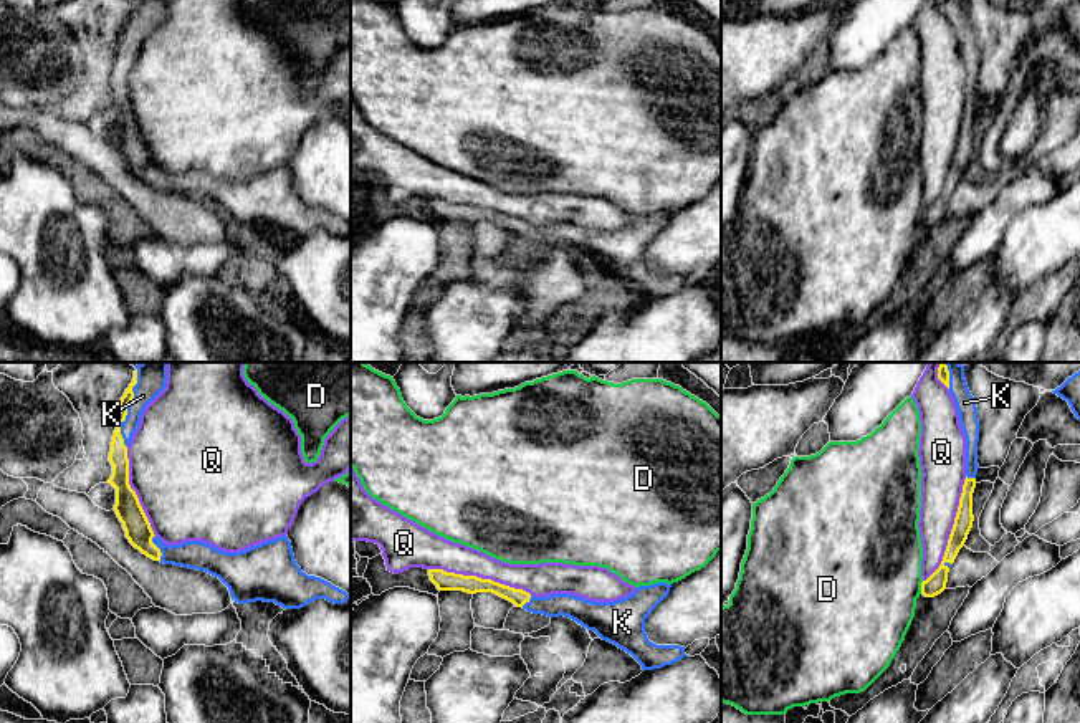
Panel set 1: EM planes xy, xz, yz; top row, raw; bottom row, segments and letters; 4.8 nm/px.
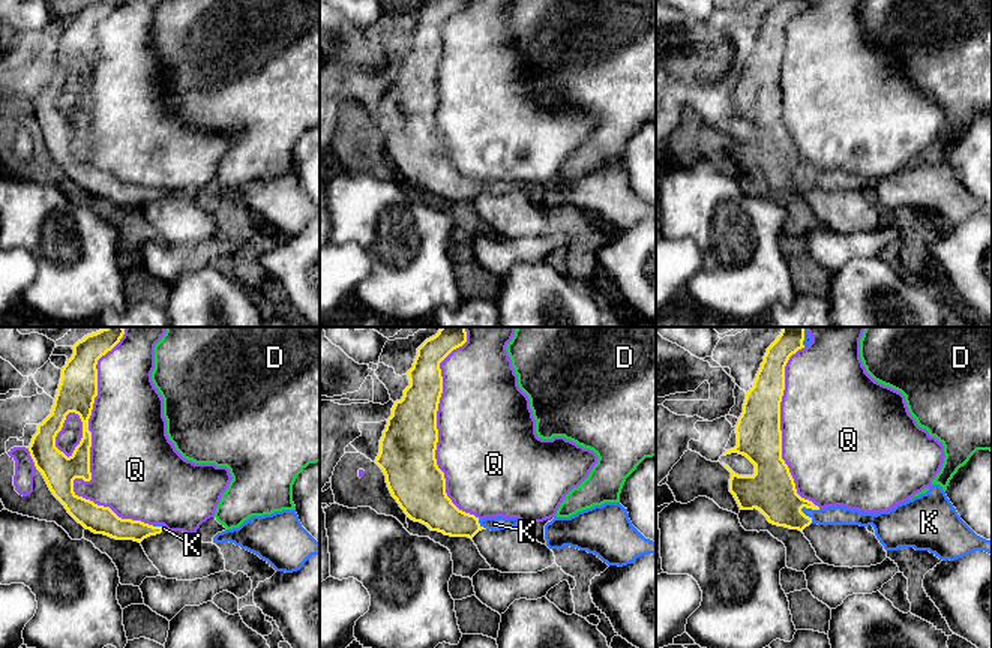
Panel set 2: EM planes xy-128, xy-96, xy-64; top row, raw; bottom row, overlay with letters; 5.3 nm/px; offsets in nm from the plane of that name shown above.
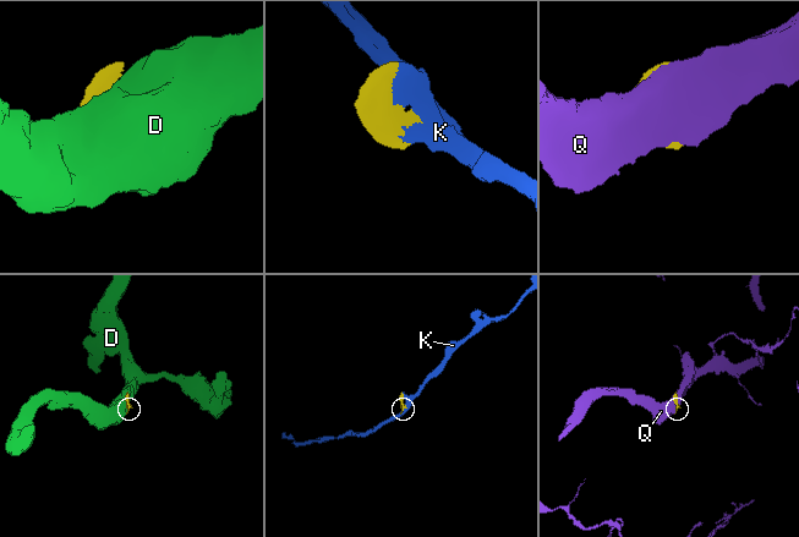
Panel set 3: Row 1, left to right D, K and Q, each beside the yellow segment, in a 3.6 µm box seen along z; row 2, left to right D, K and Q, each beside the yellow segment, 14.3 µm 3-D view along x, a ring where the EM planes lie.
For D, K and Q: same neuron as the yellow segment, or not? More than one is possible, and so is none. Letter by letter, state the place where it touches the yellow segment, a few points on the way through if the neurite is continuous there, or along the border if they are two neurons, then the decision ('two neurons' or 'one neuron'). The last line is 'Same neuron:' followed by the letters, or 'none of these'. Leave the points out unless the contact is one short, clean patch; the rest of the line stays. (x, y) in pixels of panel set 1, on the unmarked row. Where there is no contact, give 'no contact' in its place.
D: yz (922, 217) | along yz (923, 210), (920, 222) | two neurons
K: xy (126, 38) | one neuron
Q: yz (951, 159) | two neurons
Same neuron: K

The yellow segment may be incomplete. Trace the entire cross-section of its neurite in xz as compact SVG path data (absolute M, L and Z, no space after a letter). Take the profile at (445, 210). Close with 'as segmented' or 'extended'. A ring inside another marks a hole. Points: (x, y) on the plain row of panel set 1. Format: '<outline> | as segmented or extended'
M428 199L428 205L438 220L493 222L533 243L569 247L587 260L594 260L602 270L630 283L642 299L662 298L686 286L685 276L657 275L645 263L645 248L670 222L671 213L667 212L640 215L632 225L614 232L594 232L572 223L536 227L491 208L443 199Z | extended

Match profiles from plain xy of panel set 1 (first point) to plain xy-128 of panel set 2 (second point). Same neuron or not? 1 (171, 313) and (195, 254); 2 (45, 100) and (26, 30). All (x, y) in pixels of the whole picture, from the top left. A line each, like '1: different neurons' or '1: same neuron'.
1: different neurons
2: different neurons

